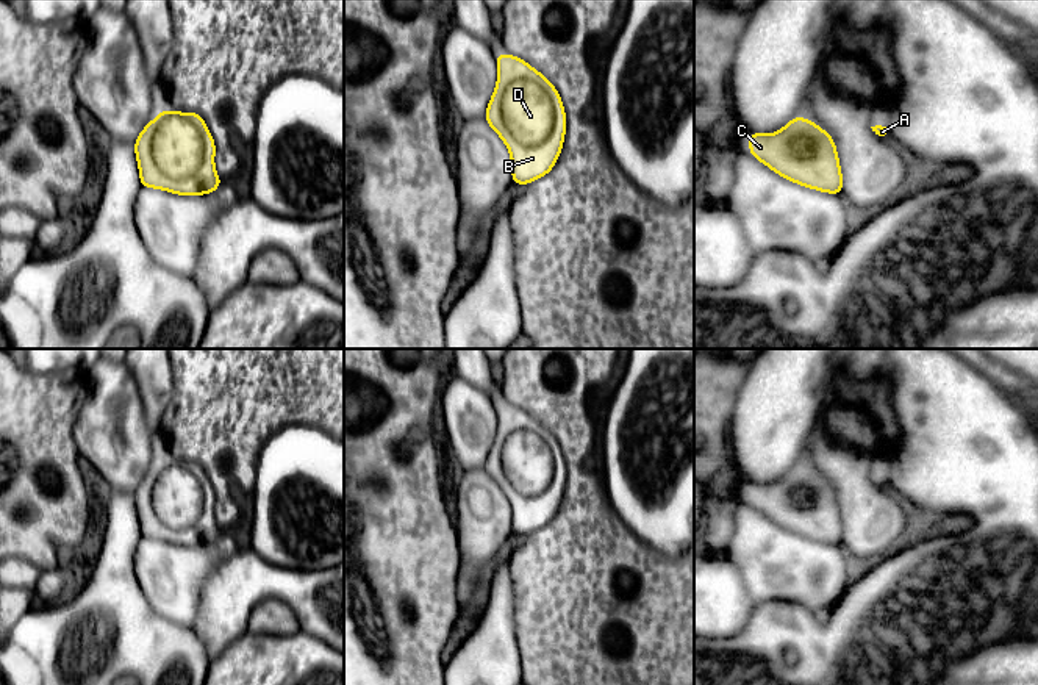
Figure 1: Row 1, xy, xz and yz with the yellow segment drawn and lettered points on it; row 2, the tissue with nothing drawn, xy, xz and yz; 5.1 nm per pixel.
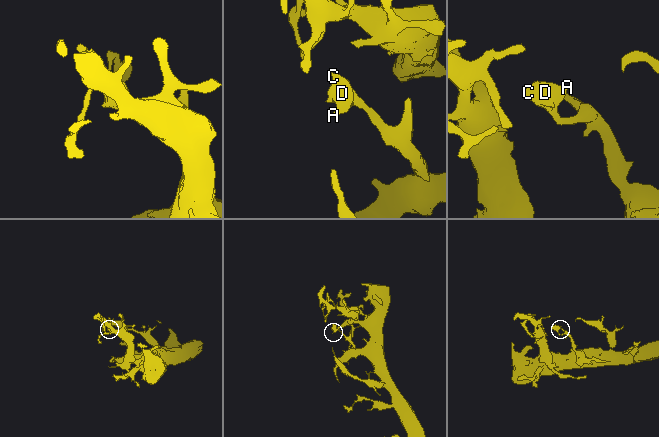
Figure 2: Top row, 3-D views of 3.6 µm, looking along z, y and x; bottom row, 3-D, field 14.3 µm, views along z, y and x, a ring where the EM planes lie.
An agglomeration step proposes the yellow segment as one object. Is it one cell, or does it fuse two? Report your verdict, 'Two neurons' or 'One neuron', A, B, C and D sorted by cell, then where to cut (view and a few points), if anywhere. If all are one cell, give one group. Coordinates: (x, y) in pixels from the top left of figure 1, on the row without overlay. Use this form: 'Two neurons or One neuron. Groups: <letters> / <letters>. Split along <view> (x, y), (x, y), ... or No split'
One neuron. Groups: A B C D. No split

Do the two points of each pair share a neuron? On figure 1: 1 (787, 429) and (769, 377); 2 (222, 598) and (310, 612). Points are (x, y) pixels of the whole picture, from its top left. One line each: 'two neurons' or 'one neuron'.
1: one neuron
2: one neuron

